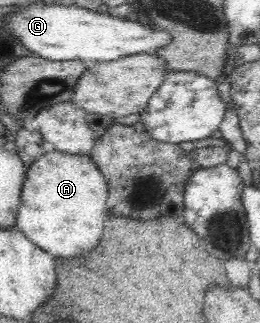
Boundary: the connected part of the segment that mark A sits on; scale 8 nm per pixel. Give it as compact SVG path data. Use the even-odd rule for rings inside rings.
M45 152L27 167L16 228L36 247L57 259L75 259L93 251L107 219L107 182L90 156Z

